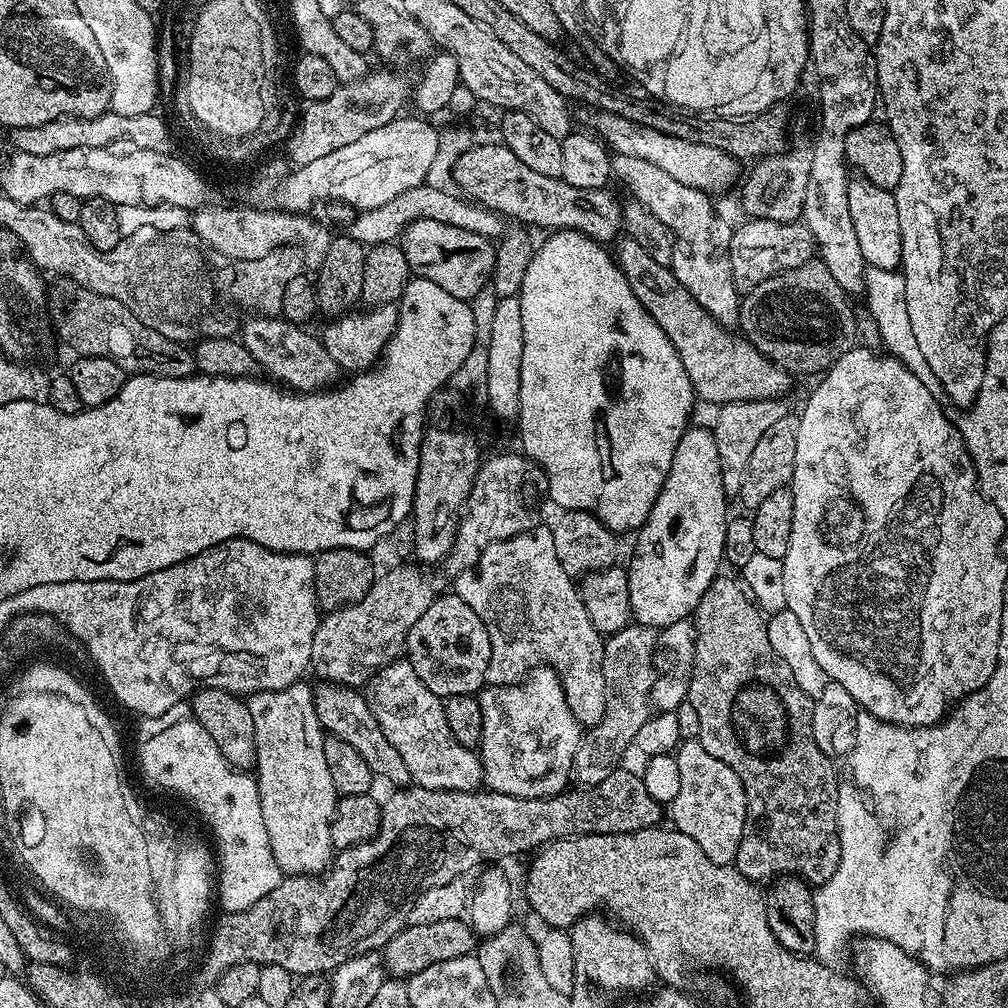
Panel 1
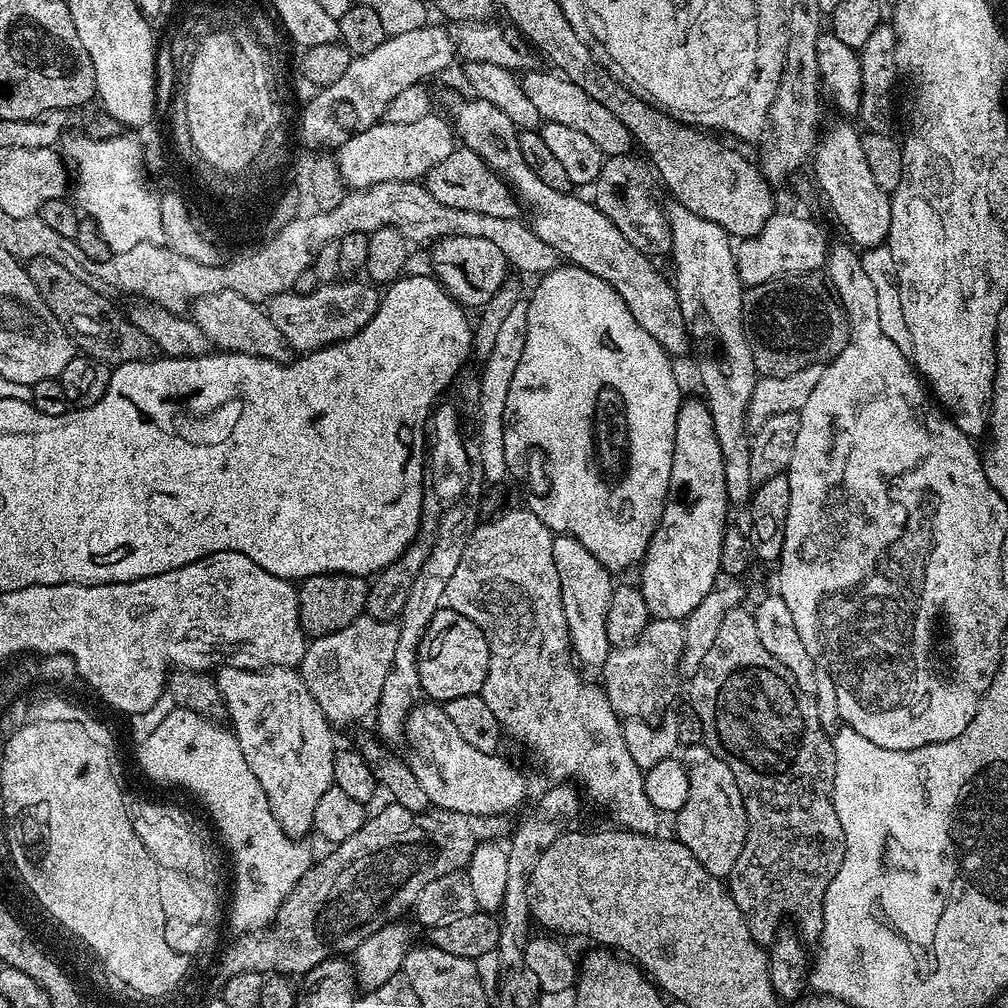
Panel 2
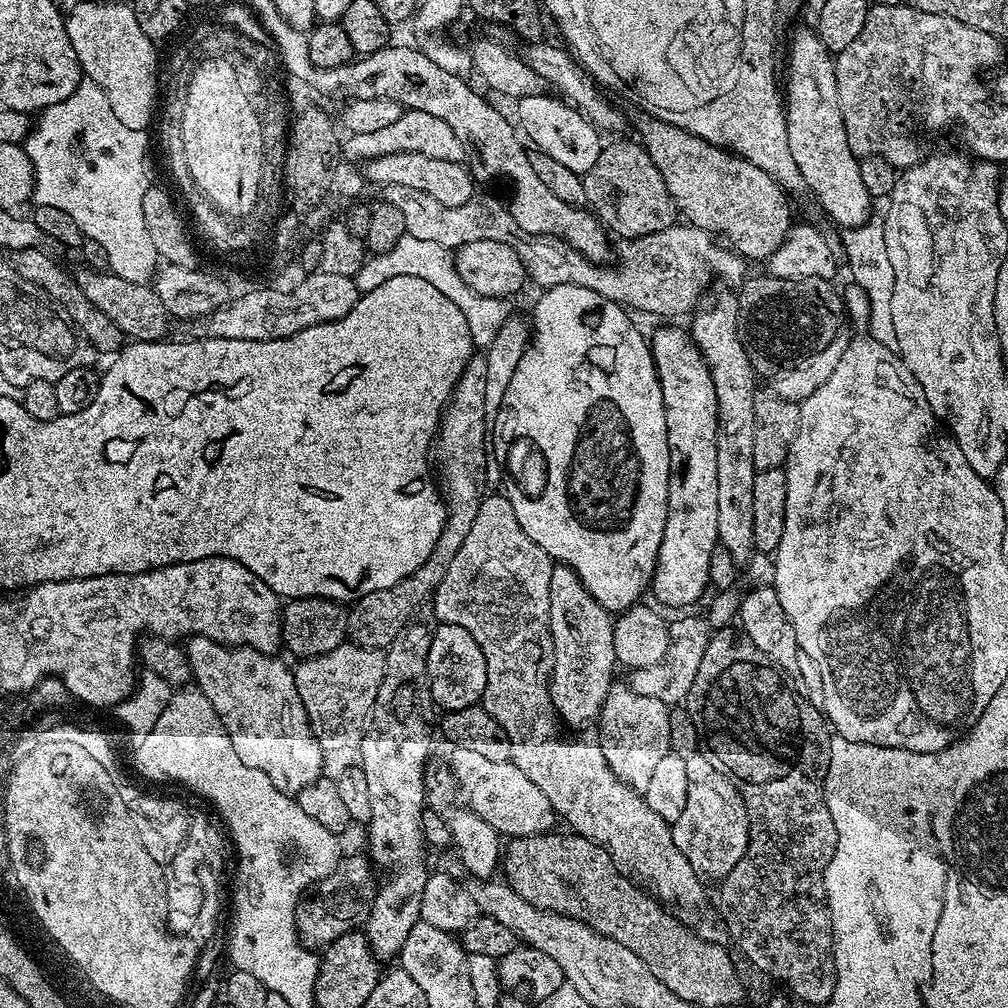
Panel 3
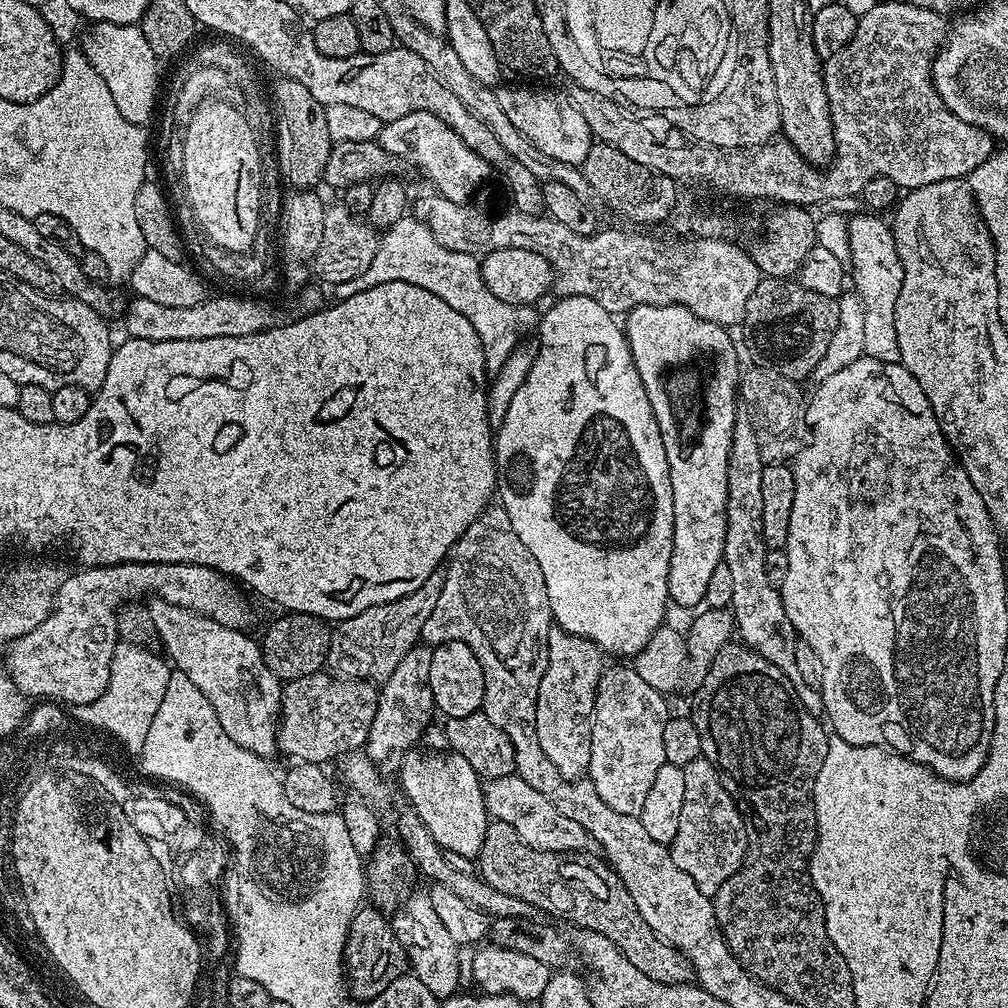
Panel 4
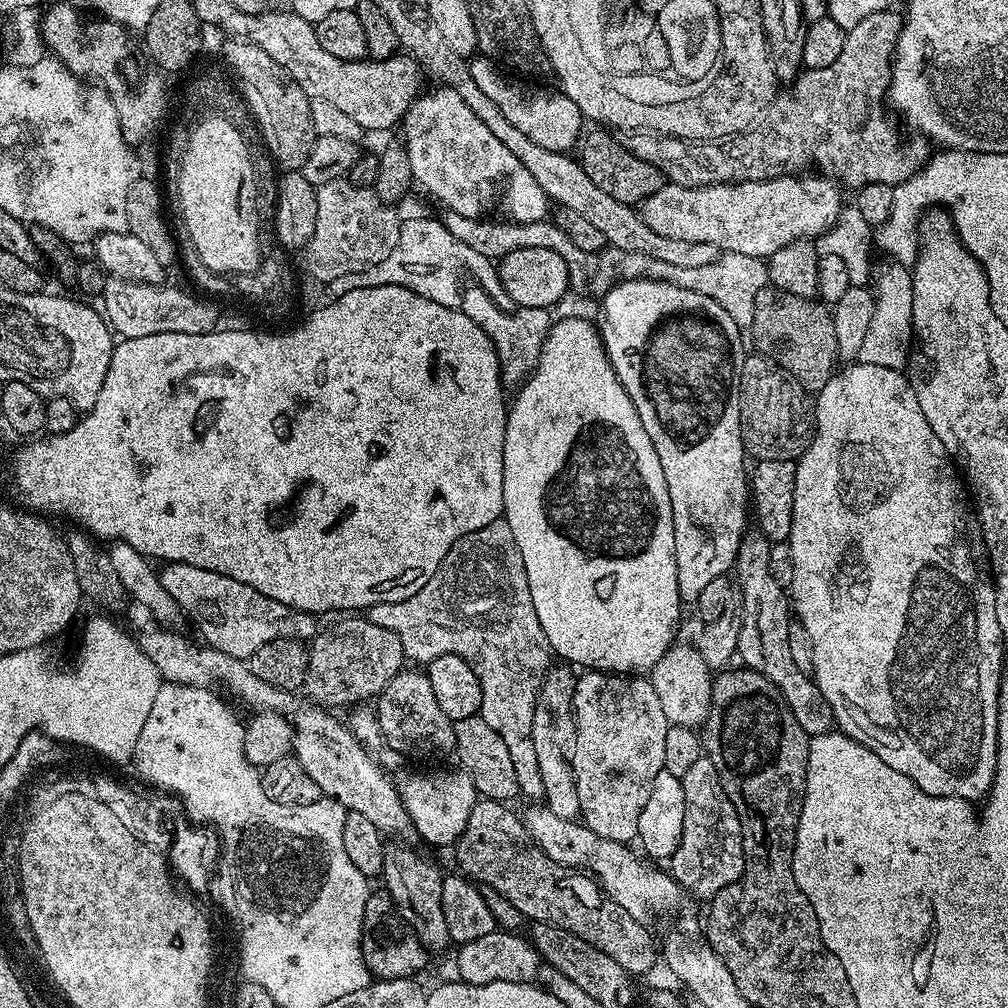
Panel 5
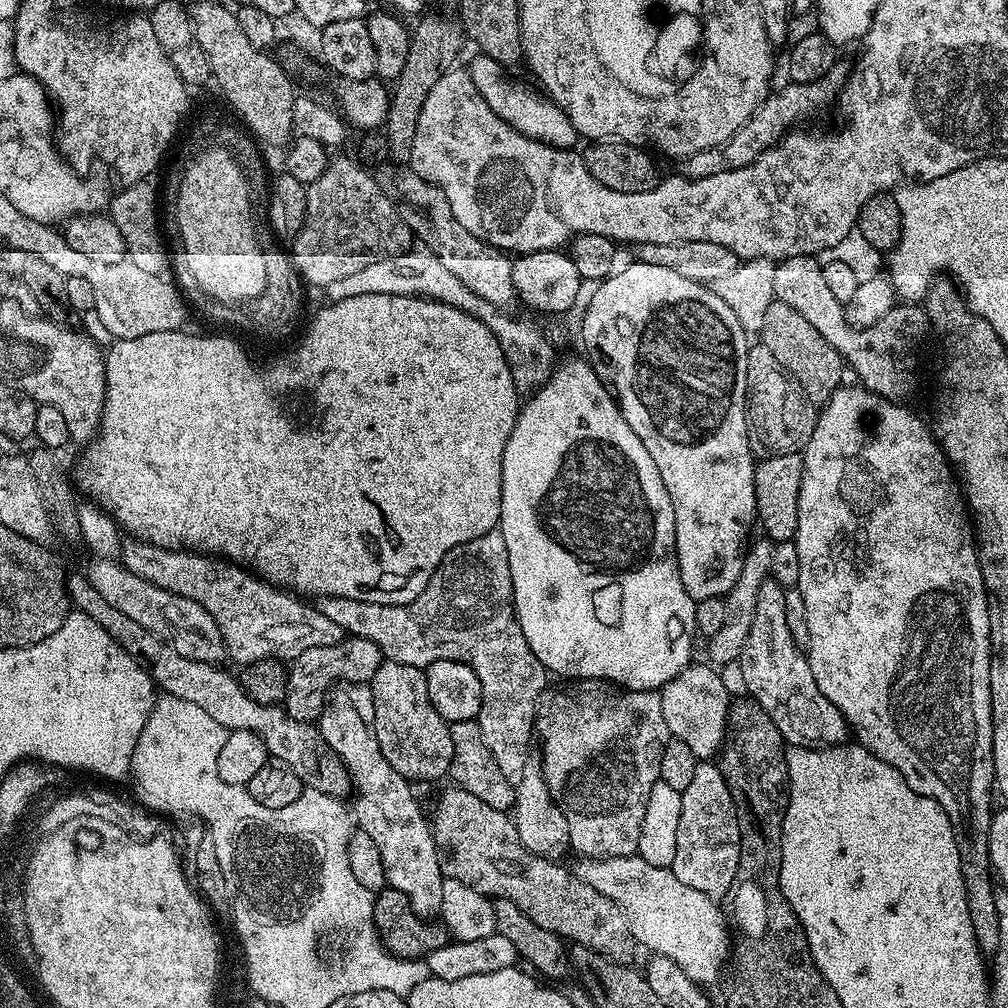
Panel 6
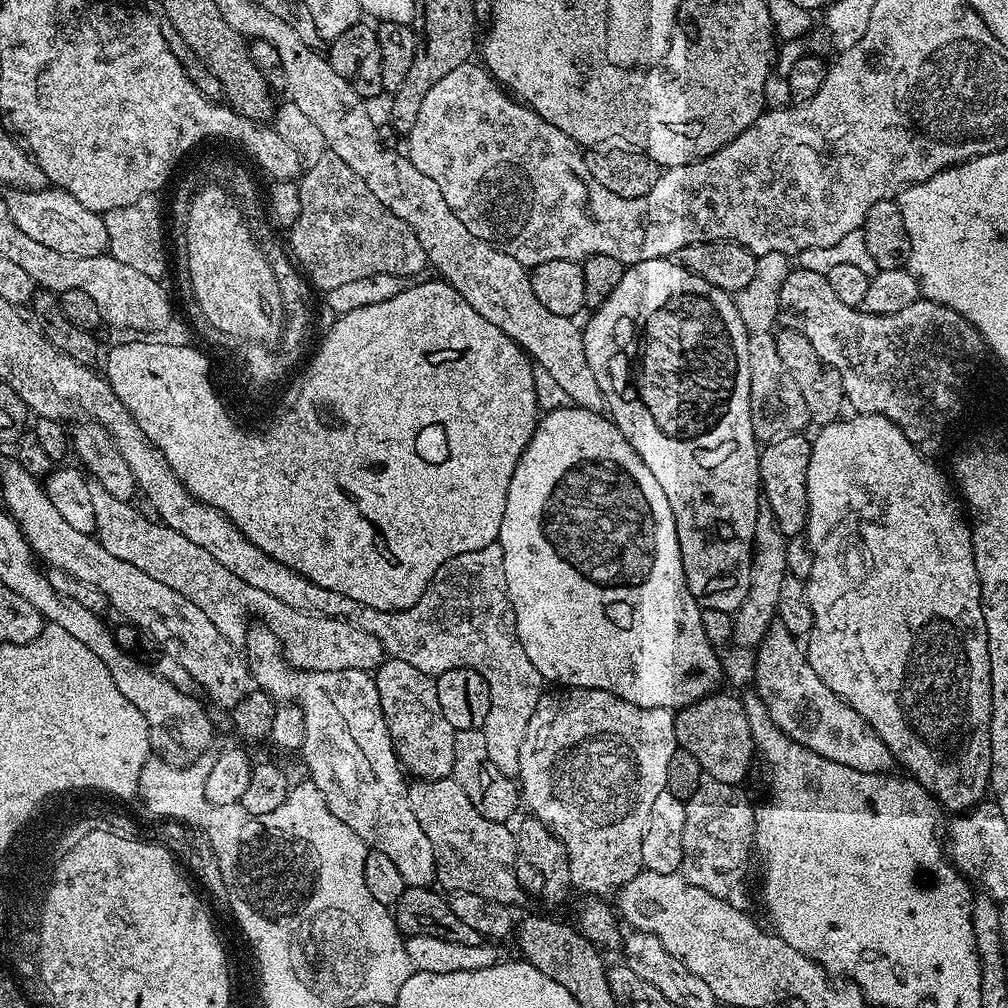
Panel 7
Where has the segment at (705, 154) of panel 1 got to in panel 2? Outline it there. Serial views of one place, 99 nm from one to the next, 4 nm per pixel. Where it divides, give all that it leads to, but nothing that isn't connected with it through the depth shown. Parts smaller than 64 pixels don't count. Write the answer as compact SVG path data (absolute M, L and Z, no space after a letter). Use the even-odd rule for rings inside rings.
M528 70L523 73L522 87L526 98L534 102L534 108L538 110L541 121L550 124L561 124L562 126L571 126L574 130L579 130L581 134L586 134L598 150L604 152L605 157L609 156L626 156L633 151L634 139L630 130L606 110L606 106L601 106L596 99L590 98L586 90L574 86L564 76L557 74L555 71L536 72L537 70Z

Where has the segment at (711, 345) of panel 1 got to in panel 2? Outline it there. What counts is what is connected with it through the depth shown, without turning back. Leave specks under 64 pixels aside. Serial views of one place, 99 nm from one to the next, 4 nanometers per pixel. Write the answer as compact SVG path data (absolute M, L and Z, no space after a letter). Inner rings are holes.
M464 98L459 101L460 104L453 110L450 115L451 123L454 125L455 135L458 137L459 143L465 148L474 150L474 154L481 156L488 164L488 167L504 177L508 181L513 193L521 201L526 202L526 208L532 211L532 220L530 219L530 227L534 234L538 234L538 238L542 238L542 242L546 242L546 246L550 246L557 254L557 257L564 256L571 265L580 267L595 276L601 276L607 280L610 286L614 286L614 290L618 290L618 294L622 298L622 302L626 302L626 306L630 306L630 314L634 314L634 319L642 326L642 330L646 330L646 334L650 334L650 338L654 338L654 342L662 345L669 357L684 356L688 352L688 344L690 345L690 337L688 328L684 325L682 318L682 310L680 303L676 300L676 289L673 281L668 280L655 268L653 257L648 256L642 250L638 250L631 242L626 242L622 230L618 230L618 226L614 226L614 222L610 222L610 218L606 218L600 211L596 209L595 203L579 200L578 197L572 196L568 192L559 192L558 190L550 190L550 186L546 186L546 182L542 182L542 178L538 178L538 174L534 174L534 170L530 170L530 166L526 166L526 158L522 158L522 150L518 150L518 138L520 132L514 122L510 122L510 118L506 118L506 114L502 114L502 110L498 110L498 106L494 106L490 102L479 98Z

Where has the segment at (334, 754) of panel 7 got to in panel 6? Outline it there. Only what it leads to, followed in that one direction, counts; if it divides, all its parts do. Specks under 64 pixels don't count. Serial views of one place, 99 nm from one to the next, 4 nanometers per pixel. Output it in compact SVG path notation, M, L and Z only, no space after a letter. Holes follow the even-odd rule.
M345 684L333 687L327 697L324 710L318 717L318 727L321 738L344 761L345 767L351 773L351 783L354 785L356 808L354 804L354 820L359 831L370 834L378 846L378 854L382 854L384 869L388 874L387 887L402 890L410 898L418 915L432 918L439 913L442 906L442 886L446 879L440 869L440 855L432 837L429 817L424 816L416 796L412 793L413 785L382 754L382 746L378 746L378 738L374 730L374 698L368 684Z

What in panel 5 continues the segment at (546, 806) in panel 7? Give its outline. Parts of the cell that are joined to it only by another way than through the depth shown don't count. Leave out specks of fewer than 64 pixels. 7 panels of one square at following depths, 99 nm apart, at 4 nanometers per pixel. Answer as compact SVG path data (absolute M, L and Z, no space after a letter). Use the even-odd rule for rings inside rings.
M588 670L576 676L572 714L576 722L576 734L570 745L570 763L572 776L576 779L579 819L594 834L627 845L637 839L639 818L650 795L651 783L658 772L664 770L662 757L666 747L666 730L670 725L666 714L662 714L658 694L654 694L651 679Z

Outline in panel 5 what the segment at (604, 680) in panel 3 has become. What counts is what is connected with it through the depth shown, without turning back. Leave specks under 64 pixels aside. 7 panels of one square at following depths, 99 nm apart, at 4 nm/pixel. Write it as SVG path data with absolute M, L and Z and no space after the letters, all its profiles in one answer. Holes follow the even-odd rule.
M549 667L548 674L540 685L532 723L532 741L534 754L538 756L538 770L544 783L543 799L546 801L546 807L554 814L570 820L580 811L576 797L576 779L572 776L569 760L572 737L576 734L576 722L572 714L576 676L571 667L560 667L564 668Z

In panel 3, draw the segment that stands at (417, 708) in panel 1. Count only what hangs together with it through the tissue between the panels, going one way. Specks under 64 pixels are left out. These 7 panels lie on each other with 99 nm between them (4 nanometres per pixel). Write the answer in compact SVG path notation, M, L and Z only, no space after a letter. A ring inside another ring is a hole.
M456 748L453 751L450 767L456 775L459 791L466 799L467 807L471 808L482 822L490 822L494 830L504 838L523 838L526 836L542 836L557 827L556 811L550 806L550 798L518 770L511 760L506 762L490 762L482 758L482 754L474 754L474 750Z

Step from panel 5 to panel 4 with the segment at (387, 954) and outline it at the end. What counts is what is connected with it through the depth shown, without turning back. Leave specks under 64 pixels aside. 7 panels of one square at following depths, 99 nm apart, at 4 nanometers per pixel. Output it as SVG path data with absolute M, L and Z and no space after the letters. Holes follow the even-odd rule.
M361 906L354 914L350 930L346 934L344 963L346 988L350 996L352 992L353 1001L356 1002L382 994L382 990L386 990L390 982L409 971L408 955L402 942L398 942L396 931L392 928L392 920L375 906Z

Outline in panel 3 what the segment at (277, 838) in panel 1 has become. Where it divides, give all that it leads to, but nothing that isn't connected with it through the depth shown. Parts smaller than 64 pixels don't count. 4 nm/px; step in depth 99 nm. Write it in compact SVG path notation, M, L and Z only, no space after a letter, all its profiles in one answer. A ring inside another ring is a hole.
M194 636L187 641L186 653L192 667L192 680L195 687L214 706L226 734L230 738L230 746L238 753L238 758L246 762L246 766L262 770L278 790L289 794L301 792L310 782L321 779L326 754L320 748L315 734L308 721L306 706L302 706L302 698L298 698L296 674L291 667L287 668L276 654L259 652L253 648L234 648L227 644L219 644L205 636Z

